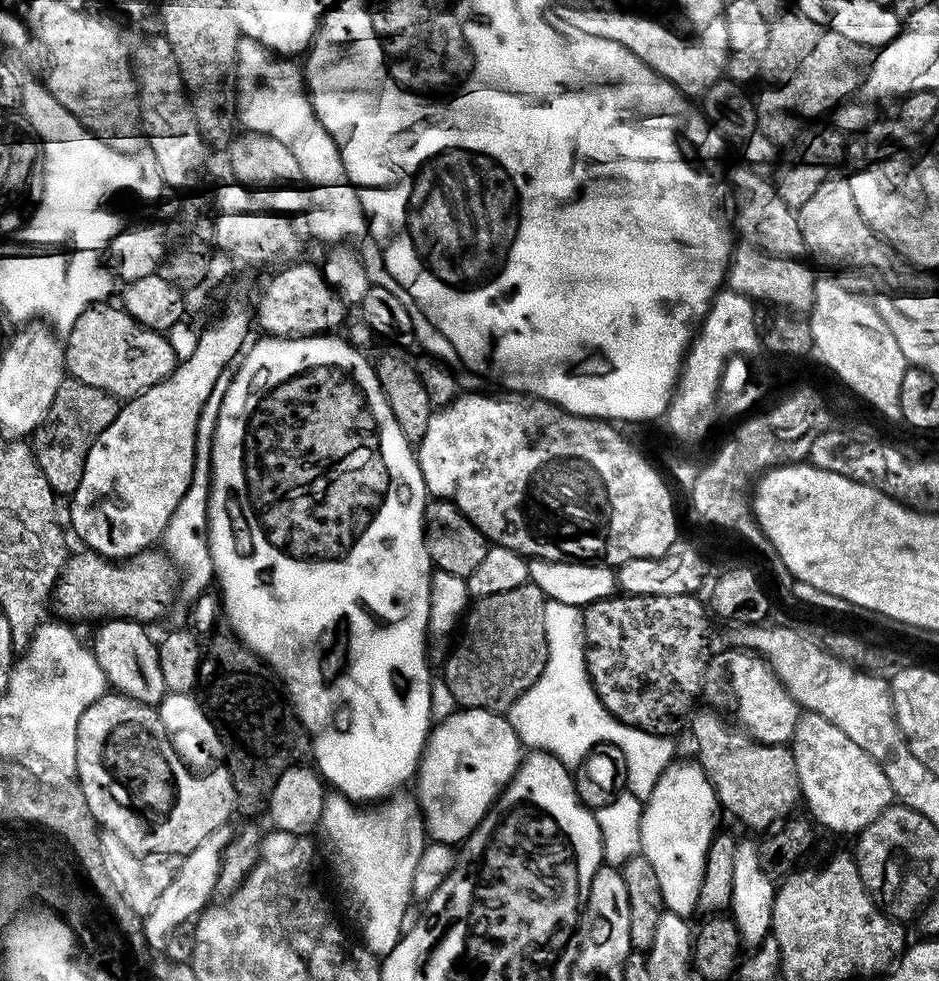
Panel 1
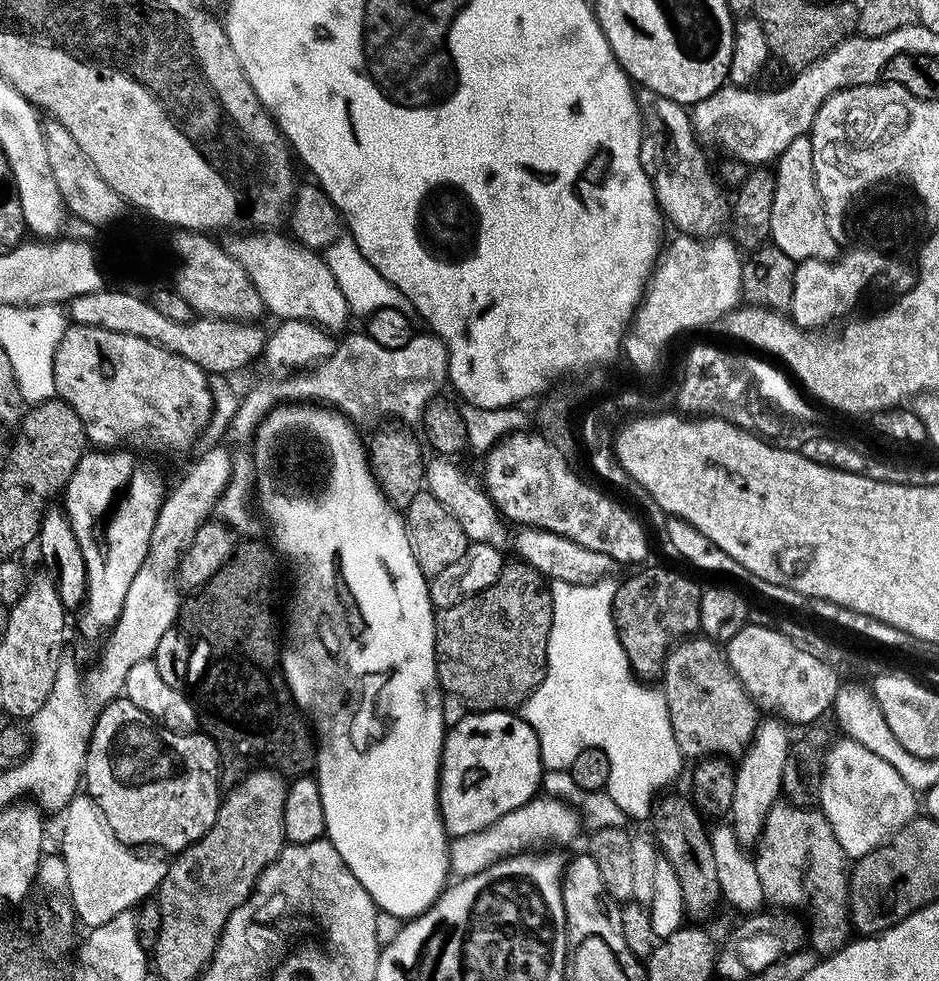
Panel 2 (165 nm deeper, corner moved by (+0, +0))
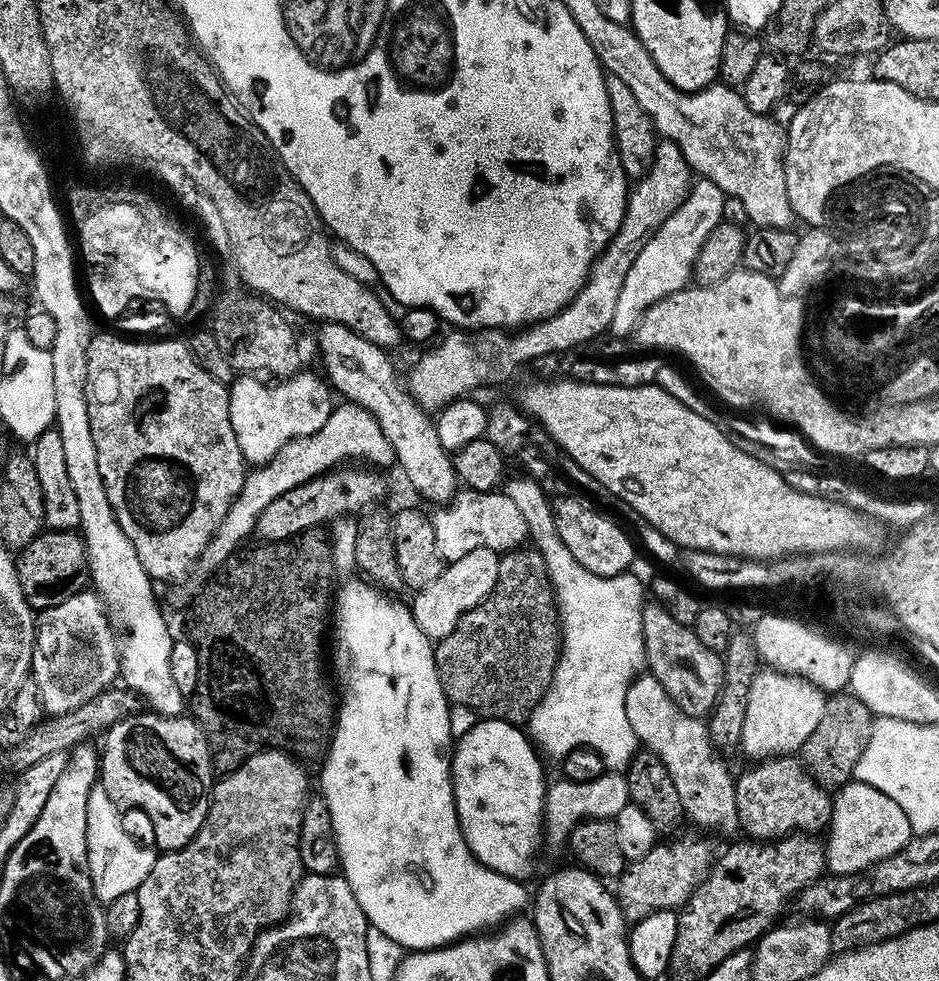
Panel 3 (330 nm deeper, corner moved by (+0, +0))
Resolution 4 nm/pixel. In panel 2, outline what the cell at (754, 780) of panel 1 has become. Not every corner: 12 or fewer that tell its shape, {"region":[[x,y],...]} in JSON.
{"region":[[700,634],[663,680],[685,758],[747,752],[762,716],[727,651]]}

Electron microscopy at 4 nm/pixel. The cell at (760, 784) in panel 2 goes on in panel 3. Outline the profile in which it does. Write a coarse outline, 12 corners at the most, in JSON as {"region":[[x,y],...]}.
{"region":[[757,671],[739,751],[756,762],[799,753],[825,693]]}

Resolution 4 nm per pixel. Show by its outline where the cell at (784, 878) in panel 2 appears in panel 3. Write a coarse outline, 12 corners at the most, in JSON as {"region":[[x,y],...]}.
{"region":[[795,755],[735,777],[745,837],[820,834],[833,797]]}

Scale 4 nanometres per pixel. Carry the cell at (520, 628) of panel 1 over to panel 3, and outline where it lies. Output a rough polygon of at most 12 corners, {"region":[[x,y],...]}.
{"region":[[535,546],[435,645],[442,690],[527,725],[560,660]]}

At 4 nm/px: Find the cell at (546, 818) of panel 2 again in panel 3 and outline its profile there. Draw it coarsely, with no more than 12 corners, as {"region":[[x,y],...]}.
{"region":[[616,770],[563,778],[545,791],[547,845],[565,845],[586,819],[615,819],[630,802]]}

